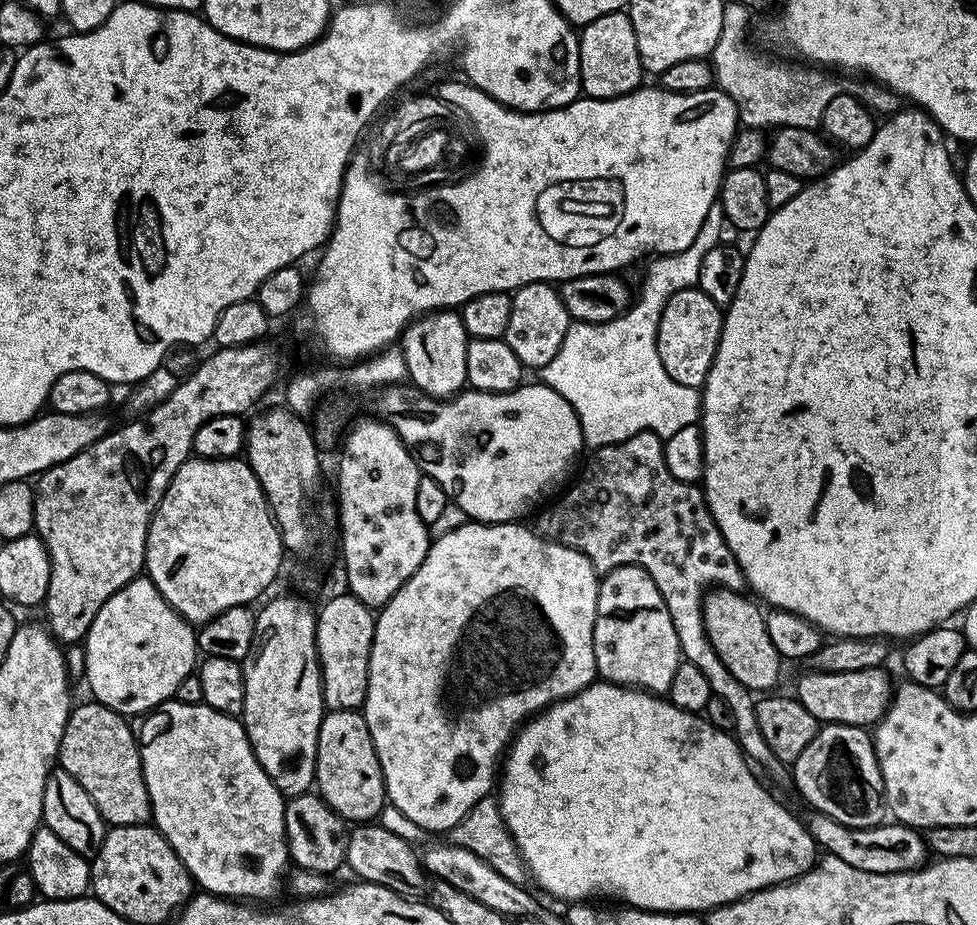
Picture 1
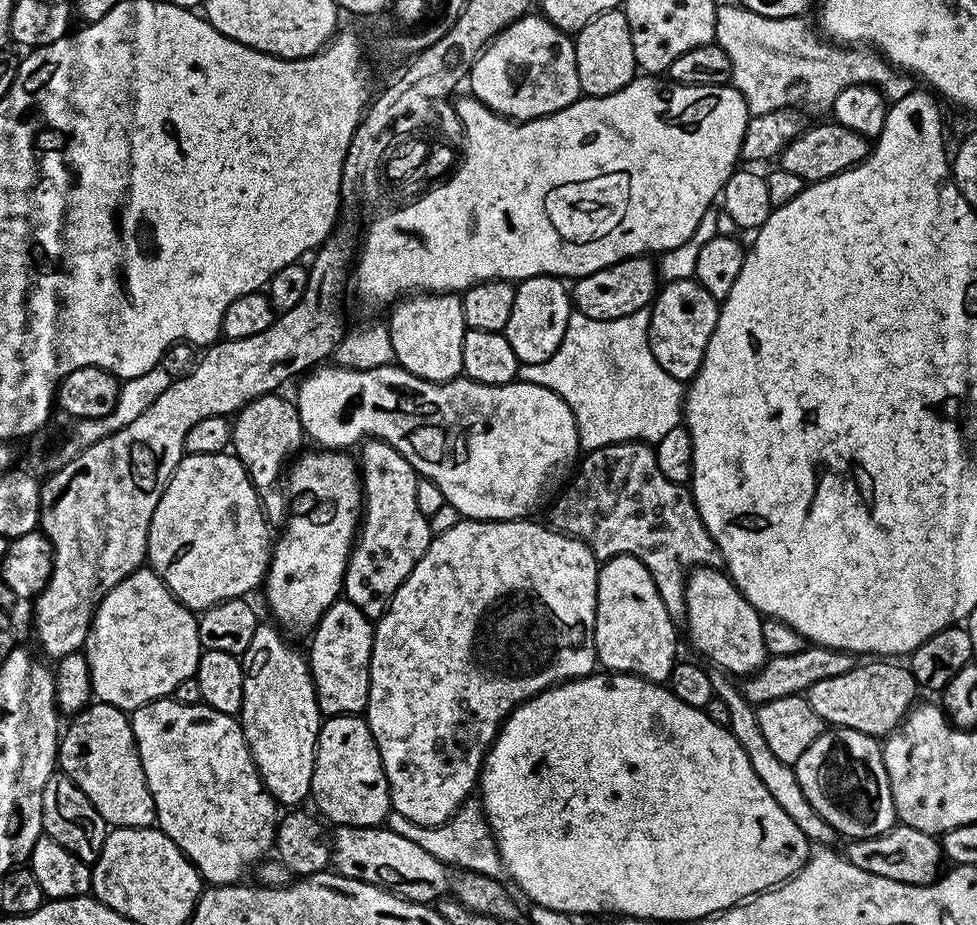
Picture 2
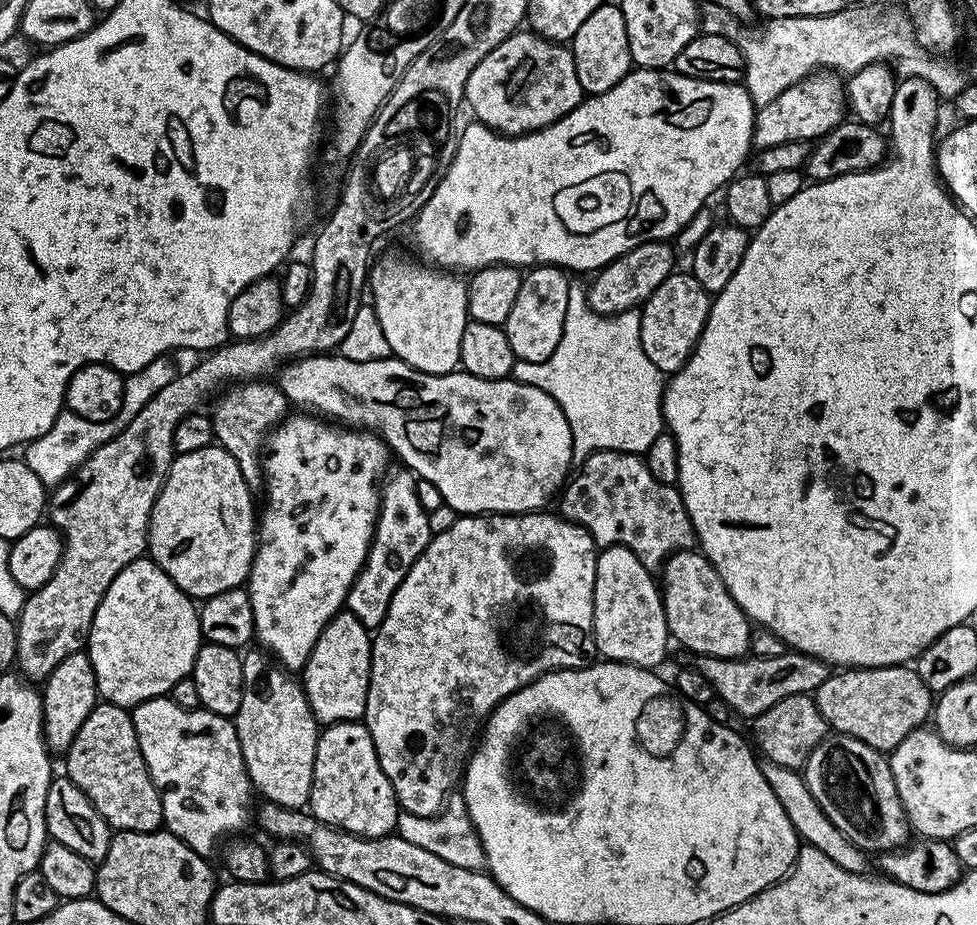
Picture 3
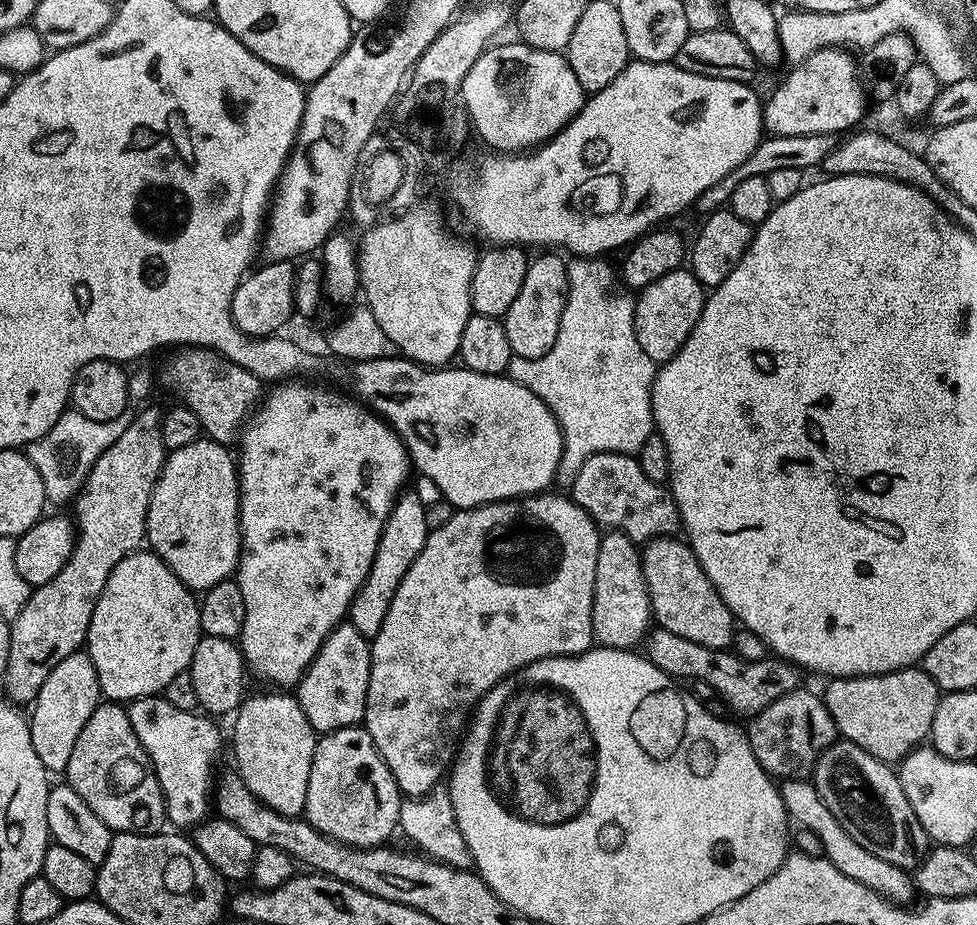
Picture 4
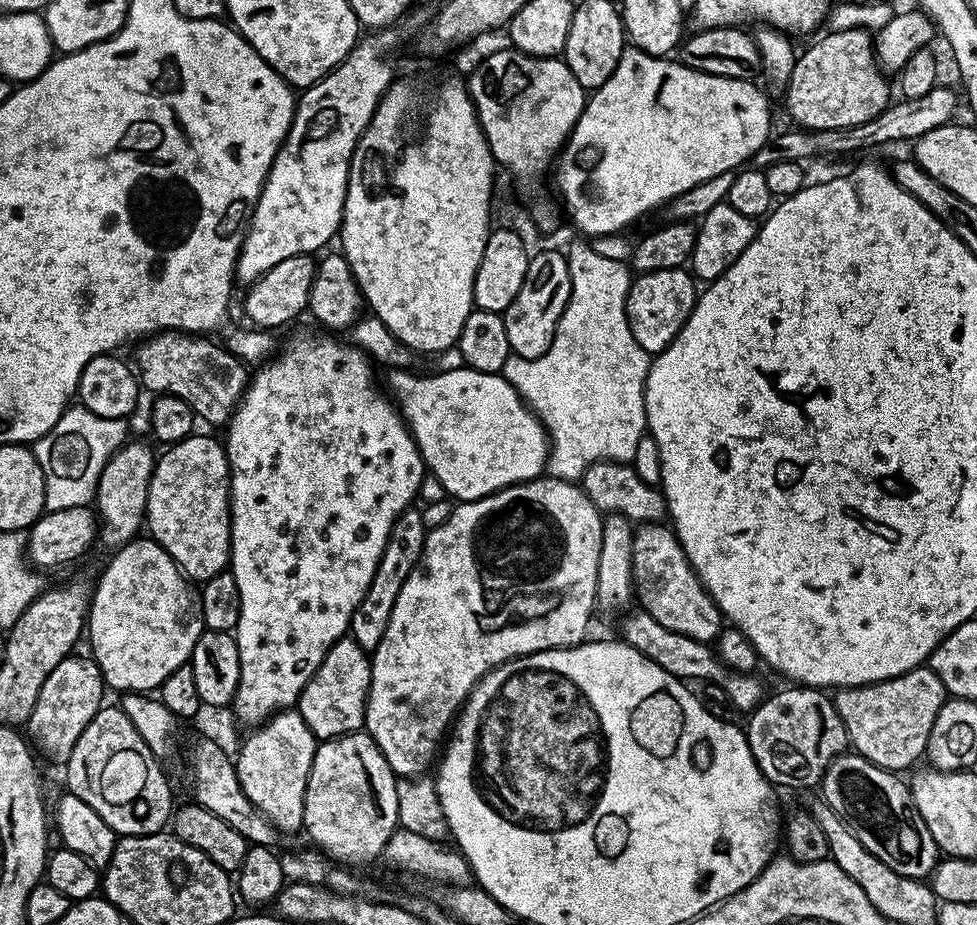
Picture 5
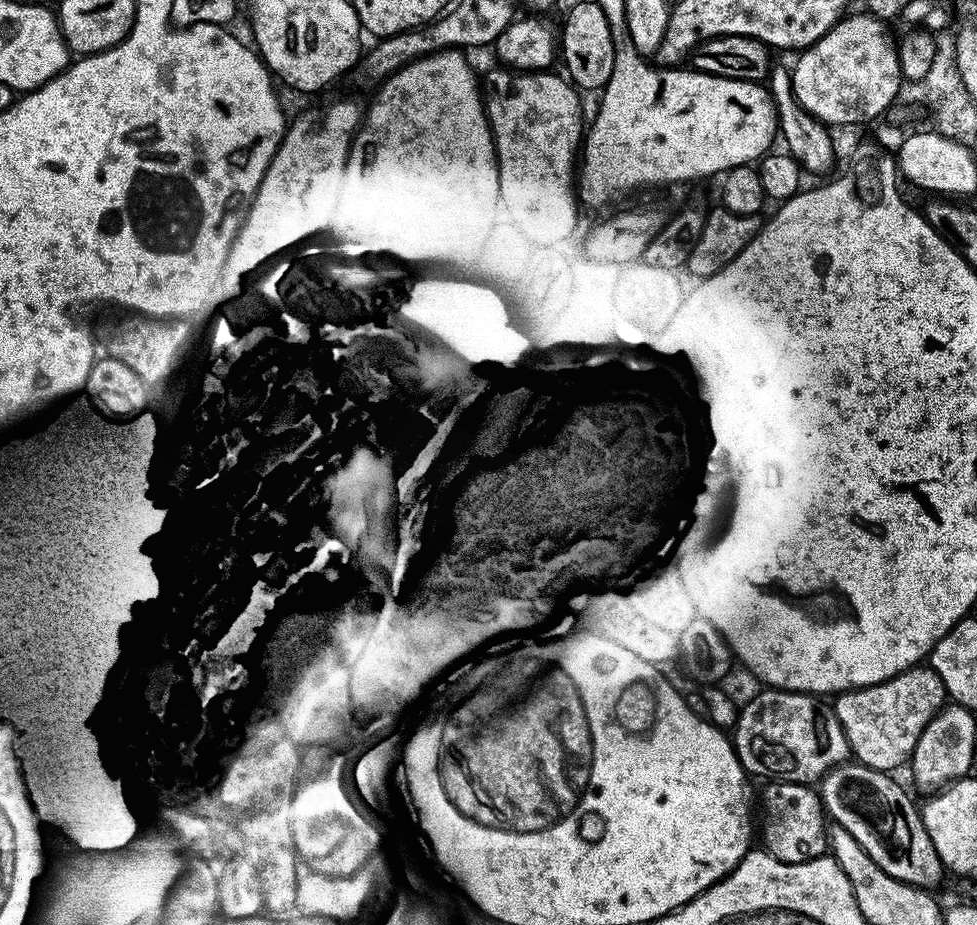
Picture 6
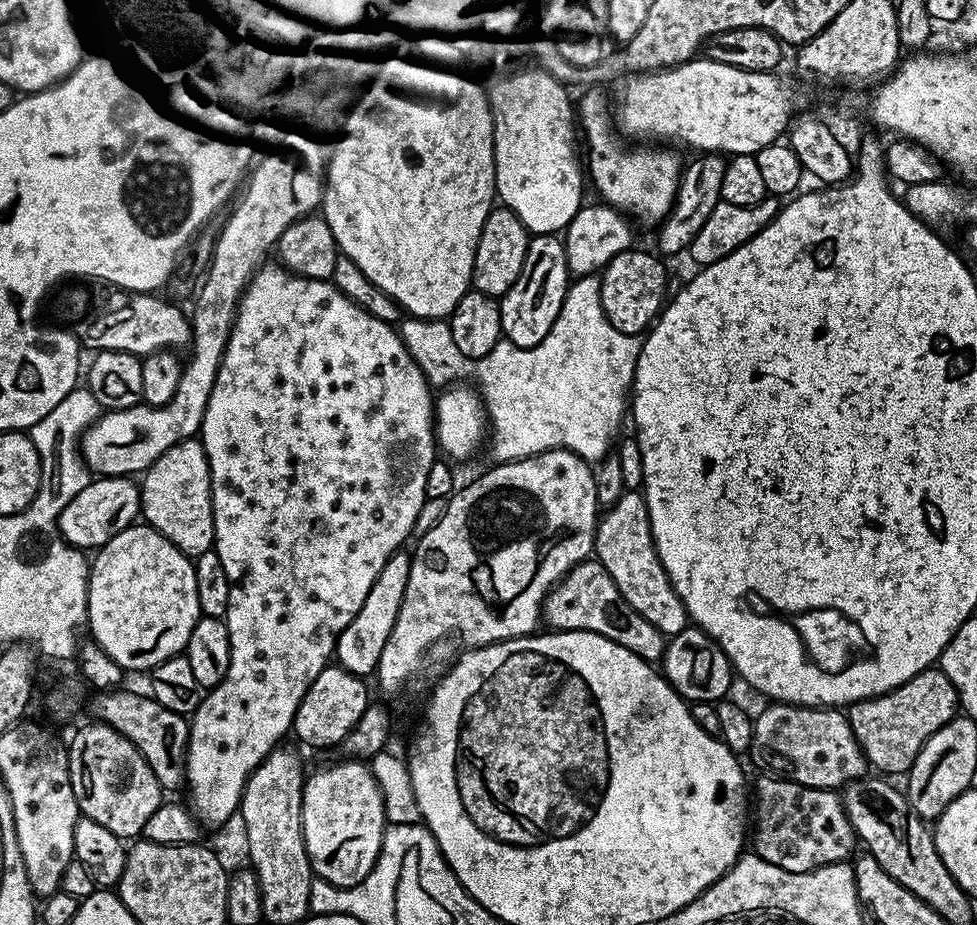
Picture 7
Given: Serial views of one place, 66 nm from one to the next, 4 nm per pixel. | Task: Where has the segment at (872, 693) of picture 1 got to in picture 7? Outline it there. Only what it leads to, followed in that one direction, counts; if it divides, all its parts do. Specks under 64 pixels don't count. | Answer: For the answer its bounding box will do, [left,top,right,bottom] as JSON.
[846,666,958,774]

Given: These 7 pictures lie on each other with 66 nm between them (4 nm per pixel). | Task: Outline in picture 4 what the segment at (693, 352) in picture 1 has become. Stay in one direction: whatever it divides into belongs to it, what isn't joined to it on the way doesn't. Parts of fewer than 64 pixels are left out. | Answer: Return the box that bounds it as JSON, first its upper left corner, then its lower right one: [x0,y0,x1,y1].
[634,270,706,362]

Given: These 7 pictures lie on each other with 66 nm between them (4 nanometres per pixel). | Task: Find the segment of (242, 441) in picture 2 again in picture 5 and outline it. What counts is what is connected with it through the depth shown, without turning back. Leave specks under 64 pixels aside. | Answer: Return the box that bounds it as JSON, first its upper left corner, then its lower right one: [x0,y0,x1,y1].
[134,330,250,425]

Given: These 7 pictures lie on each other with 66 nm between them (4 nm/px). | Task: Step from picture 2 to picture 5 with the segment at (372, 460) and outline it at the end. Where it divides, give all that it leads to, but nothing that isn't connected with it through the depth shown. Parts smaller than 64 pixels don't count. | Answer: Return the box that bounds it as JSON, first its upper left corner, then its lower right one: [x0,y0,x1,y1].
[351,511,425,650]

